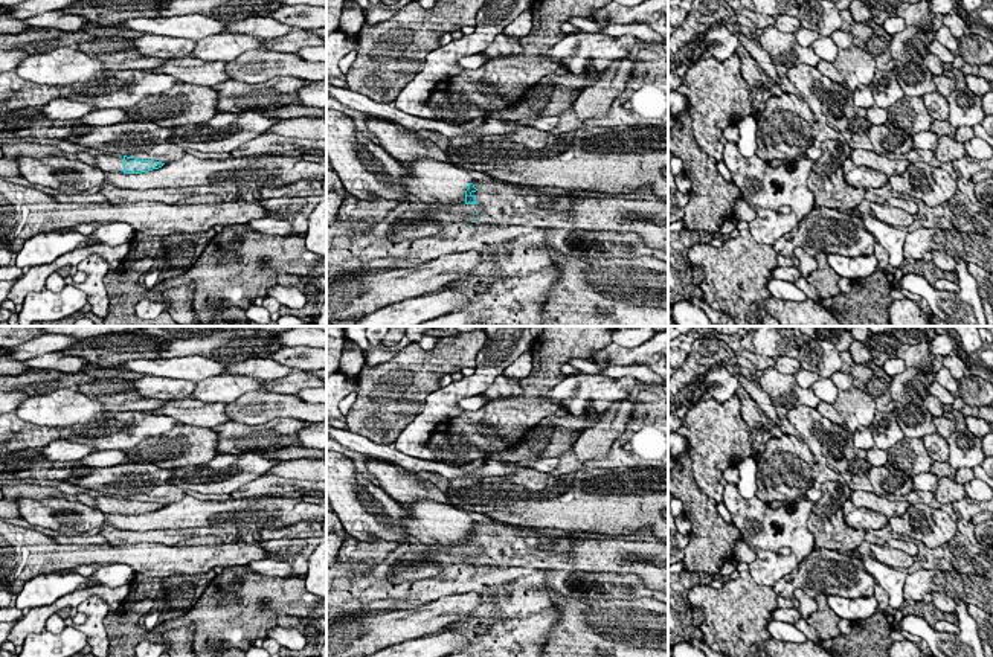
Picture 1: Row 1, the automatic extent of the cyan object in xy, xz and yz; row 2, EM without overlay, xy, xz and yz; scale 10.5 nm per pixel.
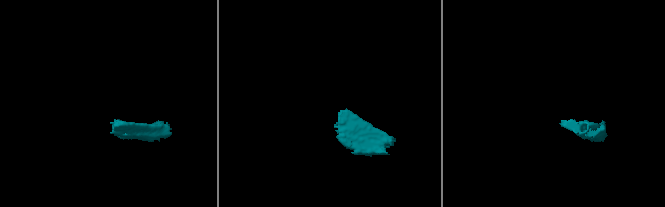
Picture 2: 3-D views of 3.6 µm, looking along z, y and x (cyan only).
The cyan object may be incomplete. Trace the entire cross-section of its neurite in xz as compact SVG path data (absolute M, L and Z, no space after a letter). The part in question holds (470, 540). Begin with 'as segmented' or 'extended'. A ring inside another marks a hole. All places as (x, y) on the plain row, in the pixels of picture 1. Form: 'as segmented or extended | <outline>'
extended | M432 500L413 502L401 518L403 529L415 540L432 544L476 546L477 532L474 523L482 521L482 514L468 512L452 505L436 503Z

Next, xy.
extended | M85 492L75 497L81 503L90 506L90 502L95 502L95 508L102 514L119 514L119 515L140 515L153 511L162 509L165 505L154 502L139 502L134 498L117 497L117 495L101 495L90 497Z

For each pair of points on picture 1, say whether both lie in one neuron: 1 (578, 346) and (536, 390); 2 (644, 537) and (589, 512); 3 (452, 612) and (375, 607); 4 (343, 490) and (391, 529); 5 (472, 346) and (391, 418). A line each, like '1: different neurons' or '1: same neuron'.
1: same neuron
2: different neurons
3: different neurons
4: same neuron
5: same neuron

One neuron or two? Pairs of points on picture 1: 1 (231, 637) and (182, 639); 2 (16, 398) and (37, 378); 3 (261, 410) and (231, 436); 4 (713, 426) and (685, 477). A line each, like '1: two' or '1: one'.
1: two
2: two
3: two
4: two

